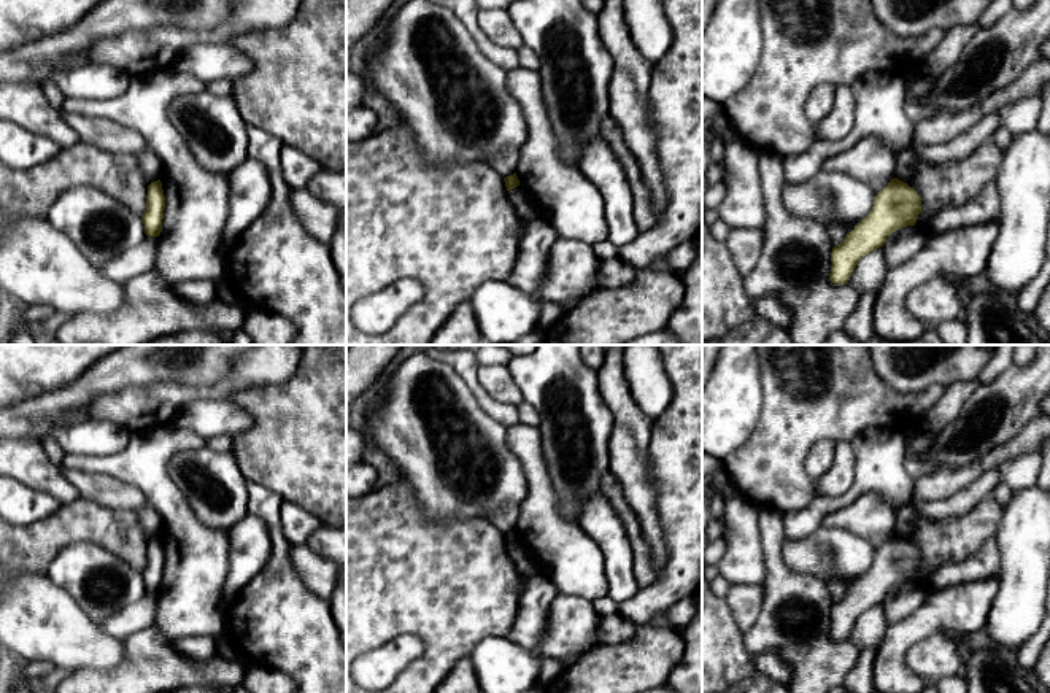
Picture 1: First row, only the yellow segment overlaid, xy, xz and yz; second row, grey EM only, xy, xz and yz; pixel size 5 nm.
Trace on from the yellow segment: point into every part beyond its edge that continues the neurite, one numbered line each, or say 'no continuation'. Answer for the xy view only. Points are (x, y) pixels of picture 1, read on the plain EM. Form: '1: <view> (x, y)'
no continuation

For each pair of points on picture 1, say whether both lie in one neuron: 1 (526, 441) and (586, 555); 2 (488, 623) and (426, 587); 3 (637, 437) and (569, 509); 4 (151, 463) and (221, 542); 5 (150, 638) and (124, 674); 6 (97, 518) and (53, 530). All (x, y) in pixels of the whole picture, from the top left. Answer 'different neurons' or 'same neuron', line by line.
1: same neuron
2: same neuron
3: different neurons
4: same neuron
5: same neuron
6: same neuron

